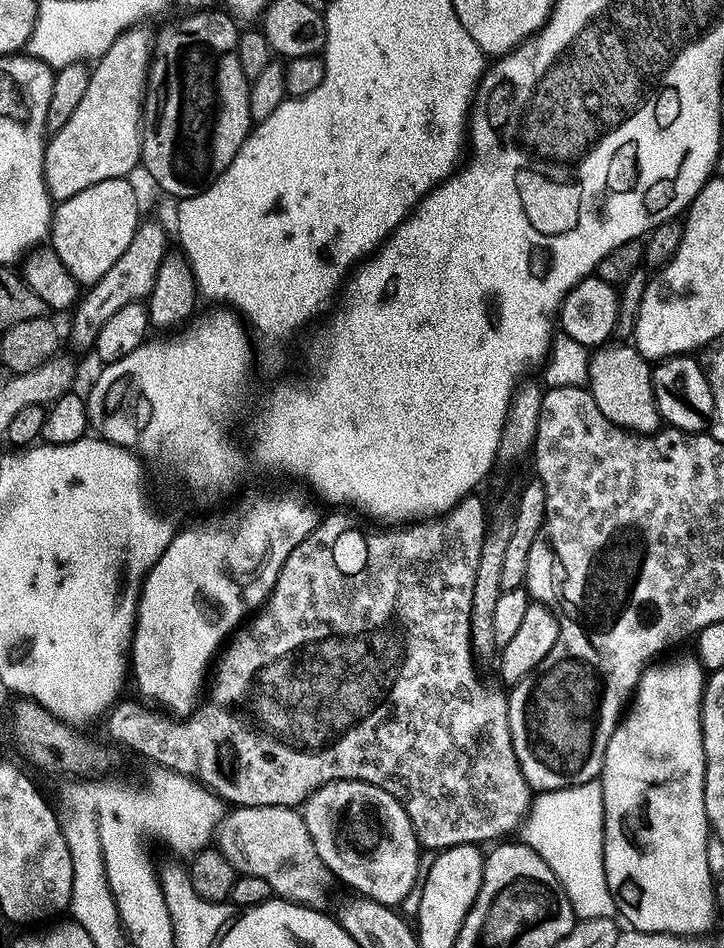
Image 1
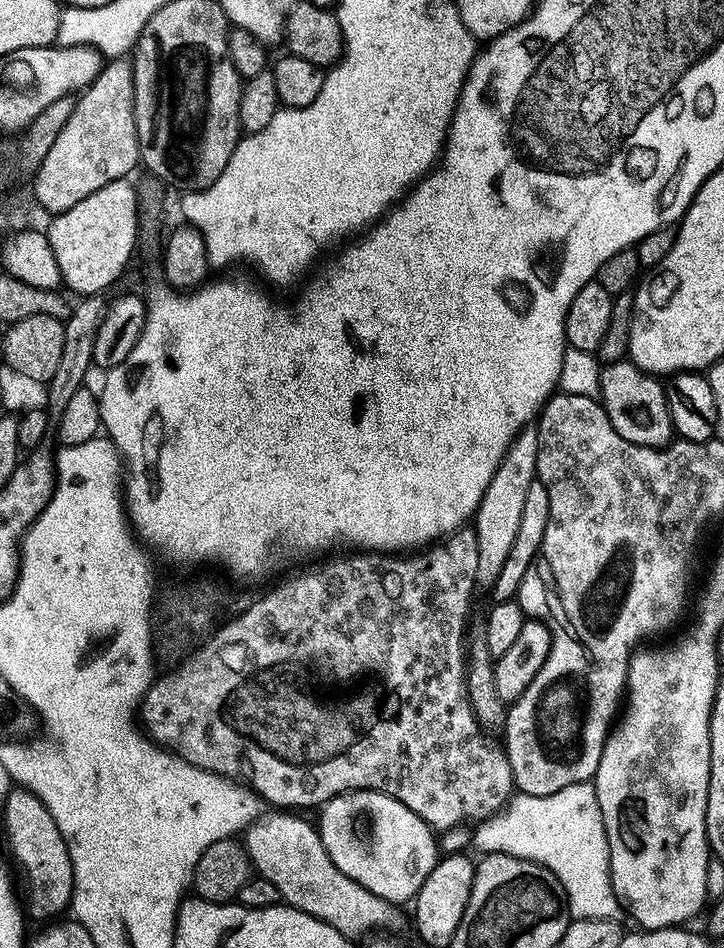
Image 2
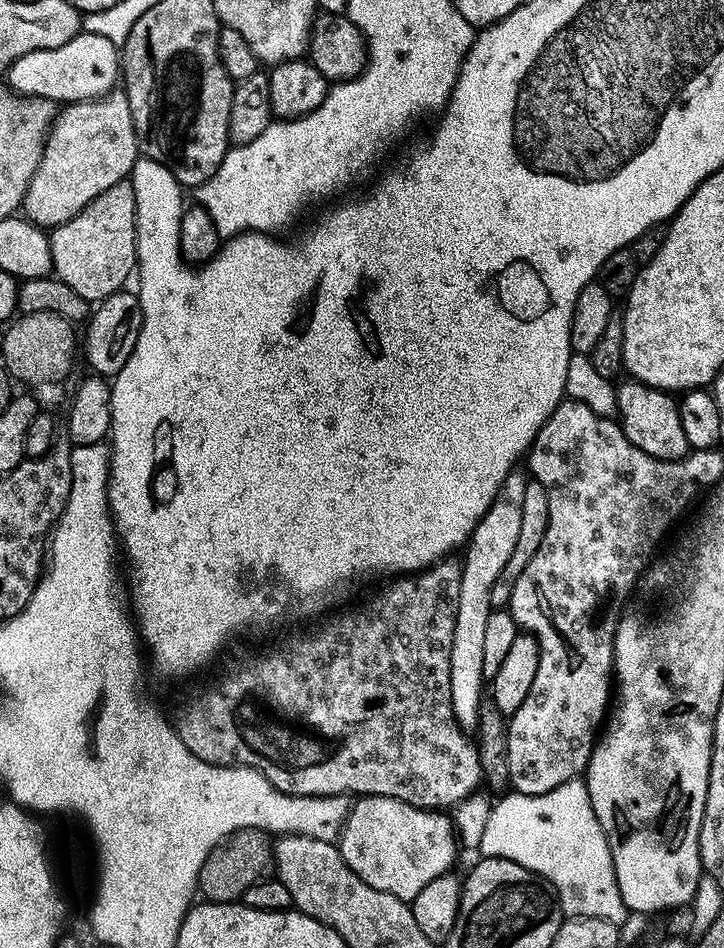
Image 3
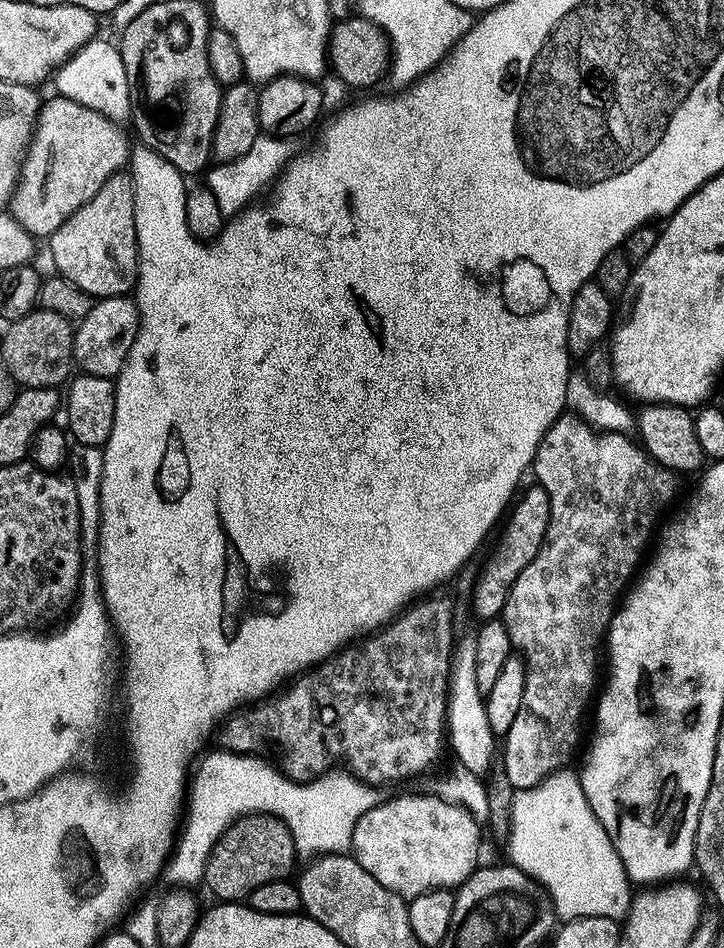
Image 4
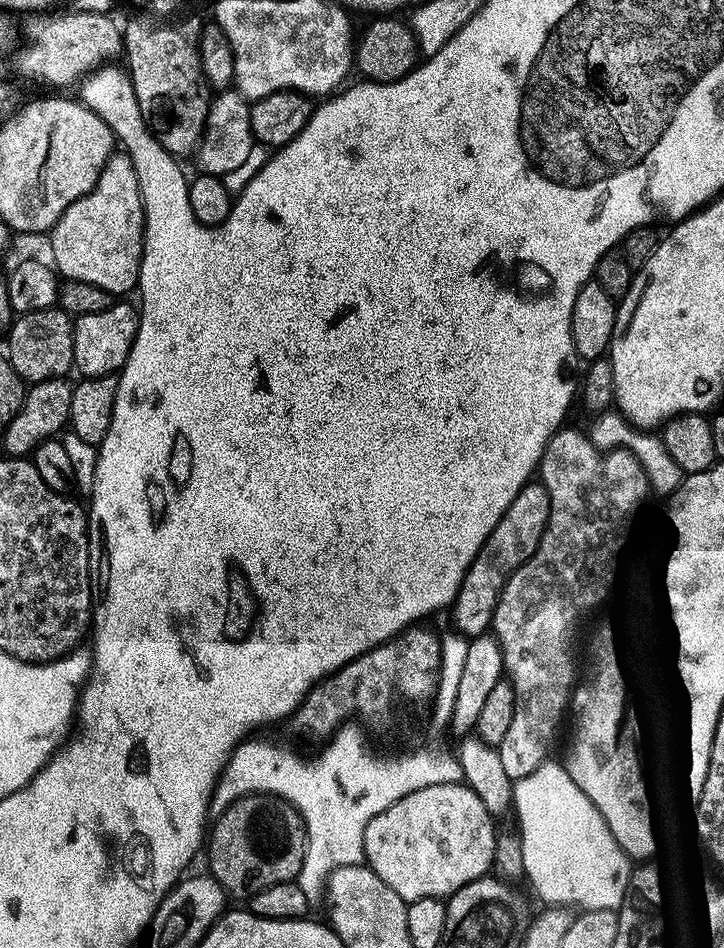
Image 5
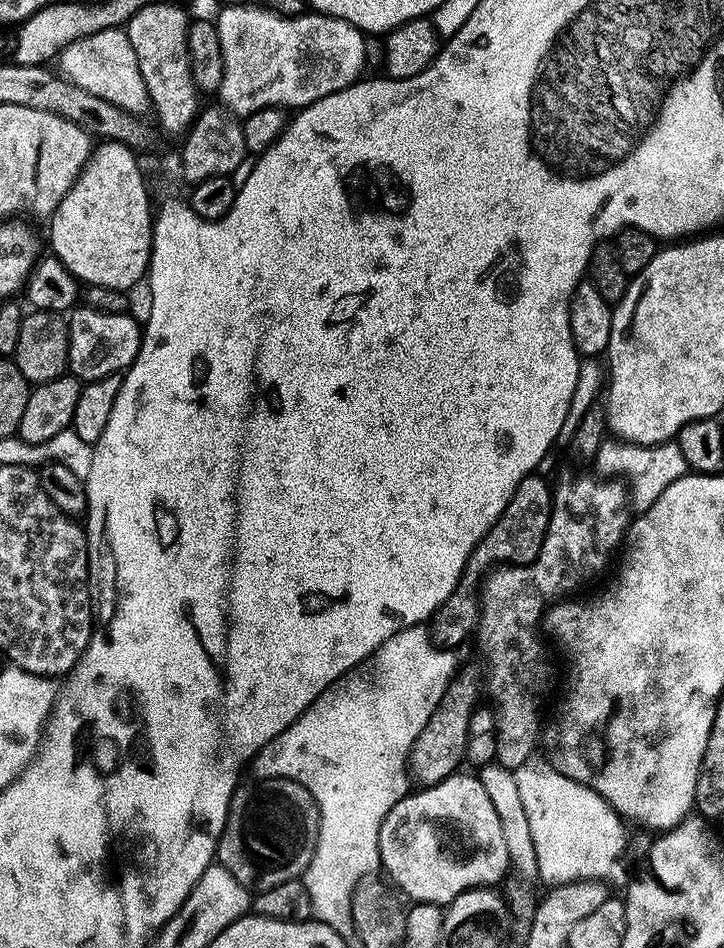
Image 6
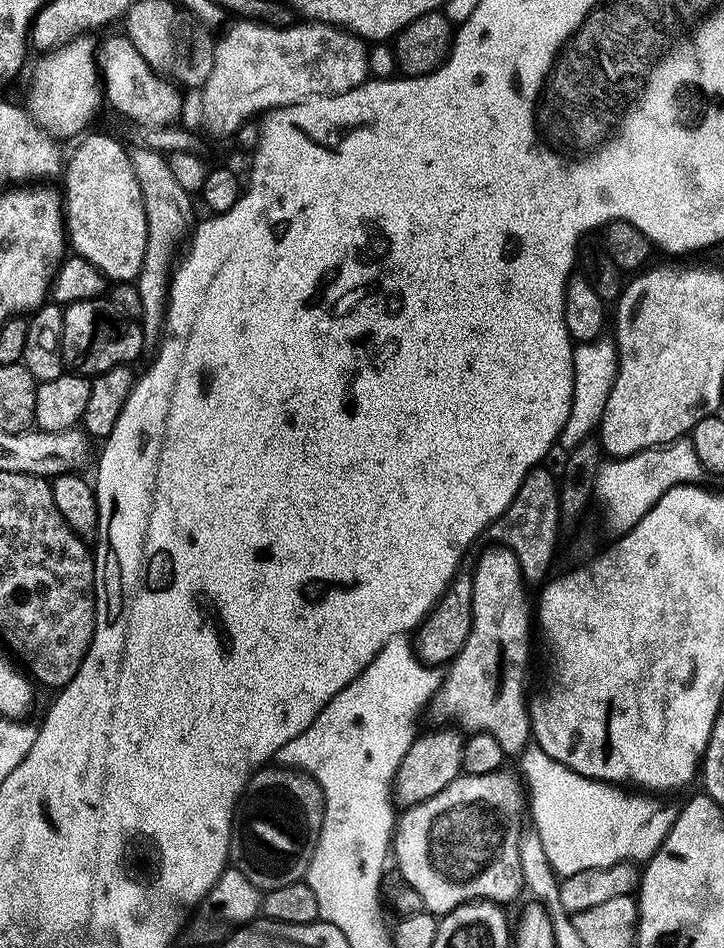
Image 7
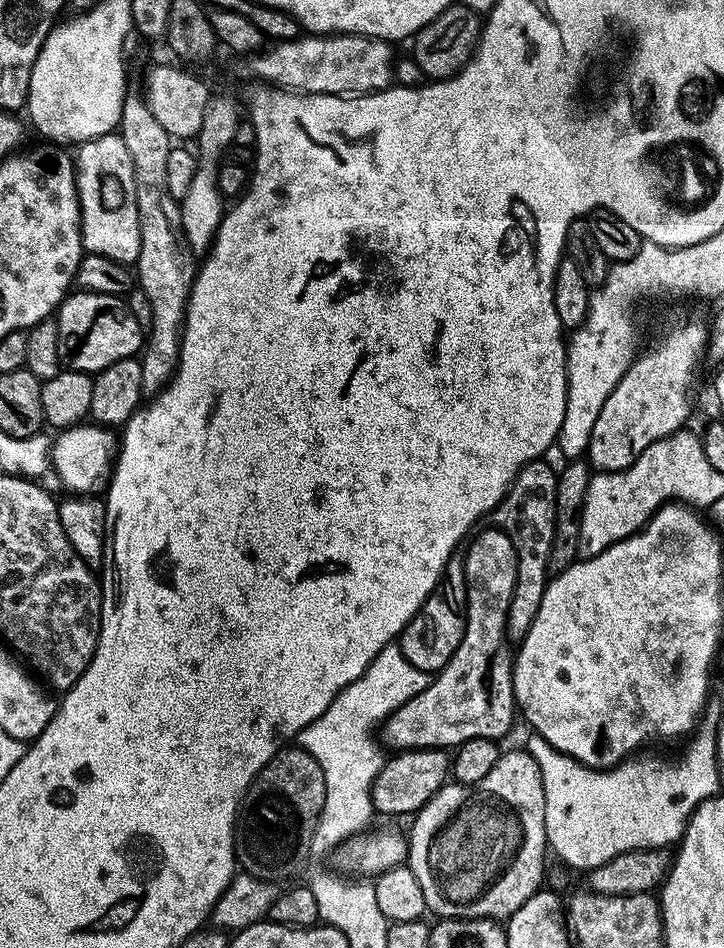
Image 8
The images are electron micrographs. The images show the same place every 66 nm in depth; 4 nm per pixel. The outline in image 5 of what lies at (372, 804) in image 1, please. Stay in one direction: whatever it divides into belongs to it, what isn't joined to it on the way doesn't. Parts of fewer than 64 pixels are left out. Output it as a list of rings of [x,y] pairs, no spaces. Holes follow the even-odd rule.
[[[464,782],[426,786],[426,790],[414,790],[414,794],[406,794],[406,798],[382,810],[382,814],[370,818],[364,835],[364,860],[406,902],[431,896],[447,898],[472,880],[489,875],[497,829],[492,818],[493,813],[483,805],[482,798]]]

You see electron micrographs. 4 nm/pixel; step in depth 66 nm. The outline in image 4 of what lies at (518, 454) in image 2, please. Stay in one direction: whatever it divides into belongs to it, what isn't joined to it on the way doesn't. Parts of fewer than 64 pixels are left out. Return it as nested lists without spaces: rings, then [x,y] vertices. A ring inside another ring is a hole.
[[[473,633],[457,639],[453,649],[452,668],[448,686],[448,714],[446,717],[446,738],[451,746],[459,767],[467,768],[478,777],[487,775],[495,763],[498,740],[490,730],[486,717],[484,694],[478,690],[475,673],[477,662],[477,640]]]

